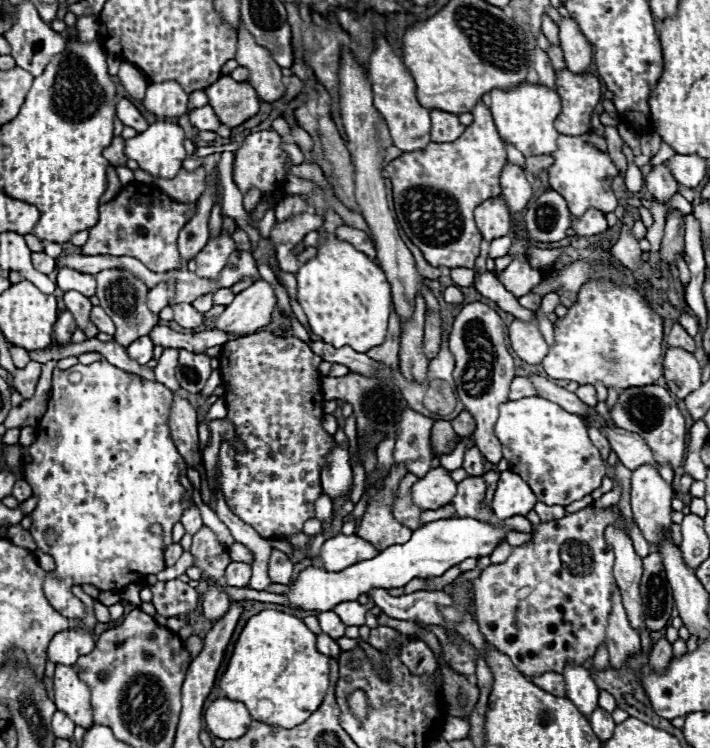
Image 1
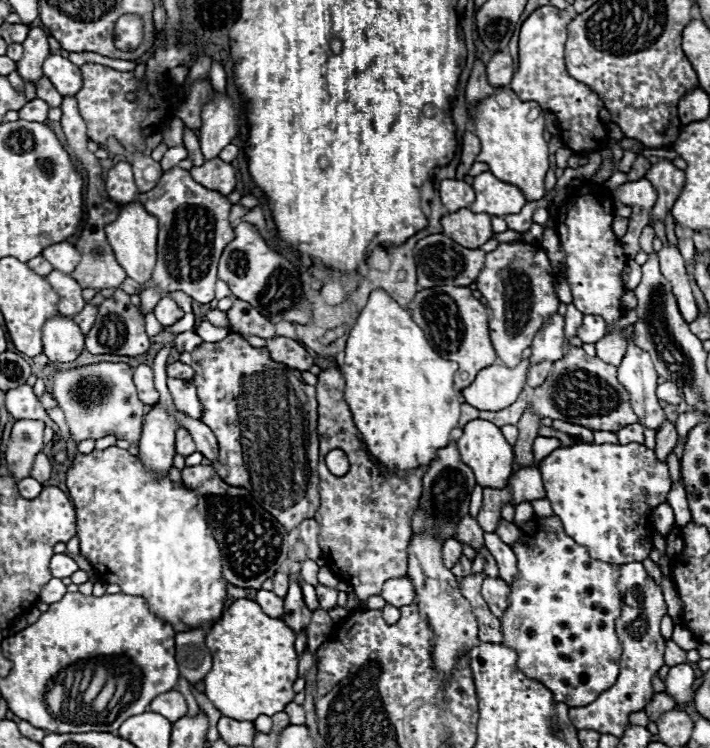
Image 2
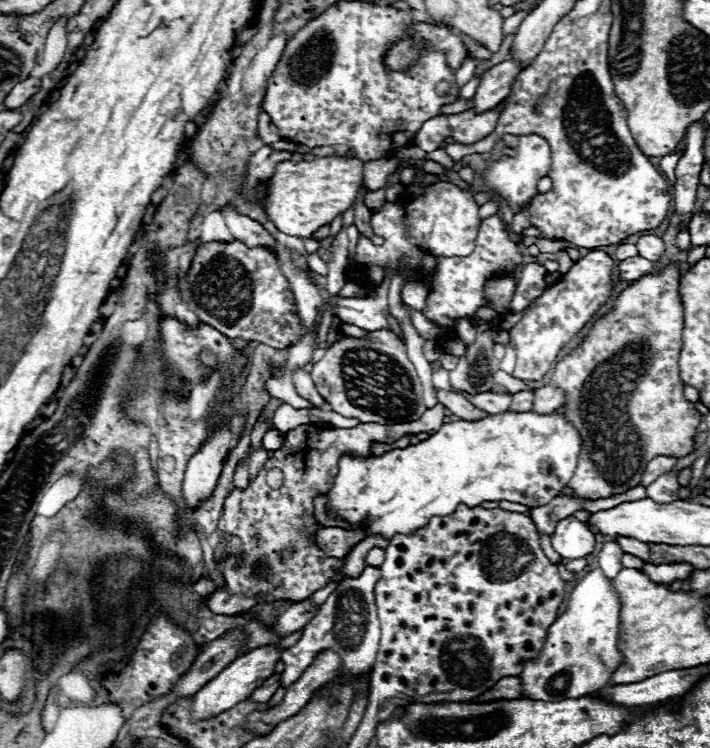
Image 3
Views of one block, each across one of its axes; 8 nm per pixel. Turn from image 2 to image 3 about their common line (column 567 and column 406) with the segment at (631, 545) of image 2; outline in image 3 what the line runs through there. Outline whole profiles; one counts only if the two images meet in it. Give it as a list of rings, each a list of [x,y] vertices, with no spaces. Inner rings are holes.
[[[506,410],[500,414],[488,414],[486,418],[474,422],[458,420],[442,424],[442,428],[428,440],[418,442],[416,446],[386,452],[382,456],[342,456],[340,470],[334,478],[328,500],[332,512],[346,518],[352,526],[364,524],[368,526],[368,534],[384,534],[386,538],[392,538],[396,532],[410,534],[416,528],[426,526],[432,516],[452,514],[458,504],[478,506],[486,500],[508,500],[530,508],[548,504],[548,500],[558,496],[570,482],[580,450],[582,436],[576,426],[566,420],[564,414]]]

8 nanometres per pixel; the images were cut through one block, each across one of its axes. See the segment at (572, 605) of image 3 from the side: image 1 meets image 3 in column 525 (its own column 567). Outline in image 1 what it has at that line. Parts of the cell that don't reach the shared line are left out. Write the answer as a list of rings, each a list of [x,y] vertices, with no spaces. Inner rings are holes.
[[[568,666],[564,670],[564,680],[566,698],[570,698],[584,716],[598,708],[598,688],[584,666]]]

